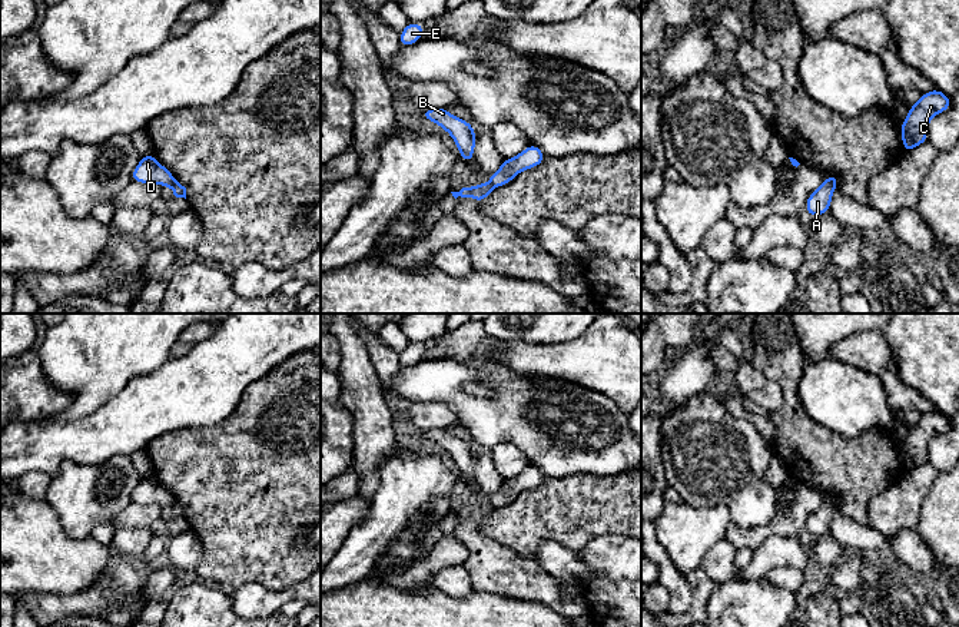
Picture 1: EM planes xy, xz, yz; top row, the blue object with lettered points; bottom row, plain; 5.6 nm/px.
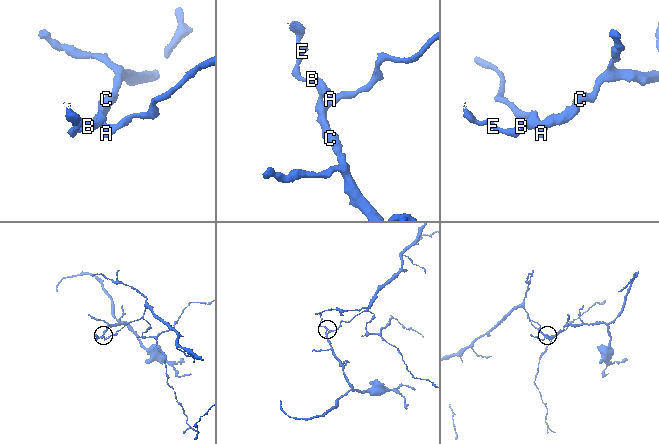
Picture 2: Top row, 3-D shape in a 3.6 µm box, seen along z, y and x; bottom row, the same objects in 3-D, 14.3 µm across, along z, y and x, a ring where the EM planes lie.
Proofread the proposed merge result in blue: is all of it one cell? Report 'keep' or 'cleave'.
cleave

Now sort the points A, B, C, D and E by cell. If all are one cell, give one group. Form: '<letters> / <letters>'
A / B C D E

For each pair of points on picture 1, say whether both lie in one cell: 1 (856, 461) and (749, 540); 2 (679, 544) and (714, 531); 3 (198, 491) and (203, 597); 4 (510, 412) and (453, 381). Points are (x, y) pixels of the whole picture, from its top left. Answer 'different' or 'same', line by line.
1: different
2: same
3: different
4: same

